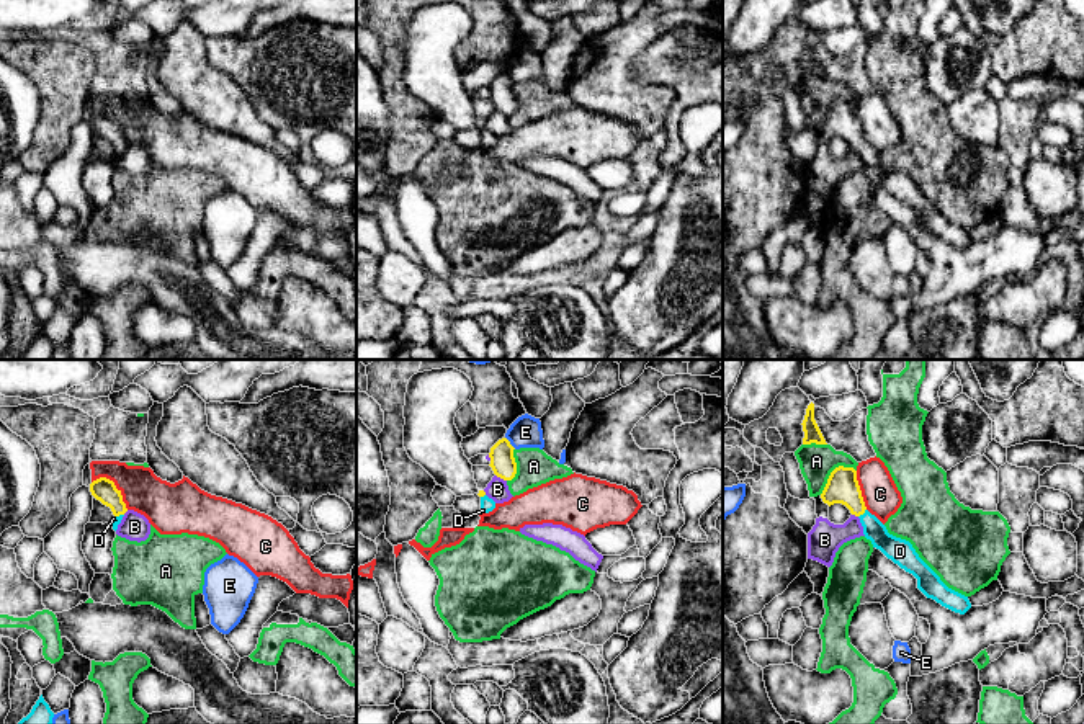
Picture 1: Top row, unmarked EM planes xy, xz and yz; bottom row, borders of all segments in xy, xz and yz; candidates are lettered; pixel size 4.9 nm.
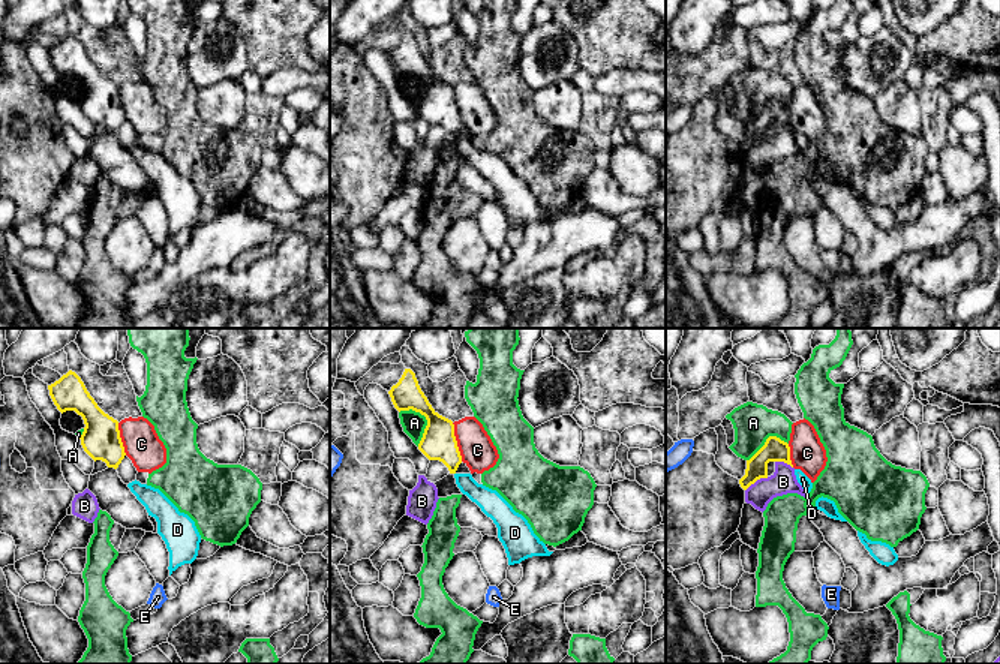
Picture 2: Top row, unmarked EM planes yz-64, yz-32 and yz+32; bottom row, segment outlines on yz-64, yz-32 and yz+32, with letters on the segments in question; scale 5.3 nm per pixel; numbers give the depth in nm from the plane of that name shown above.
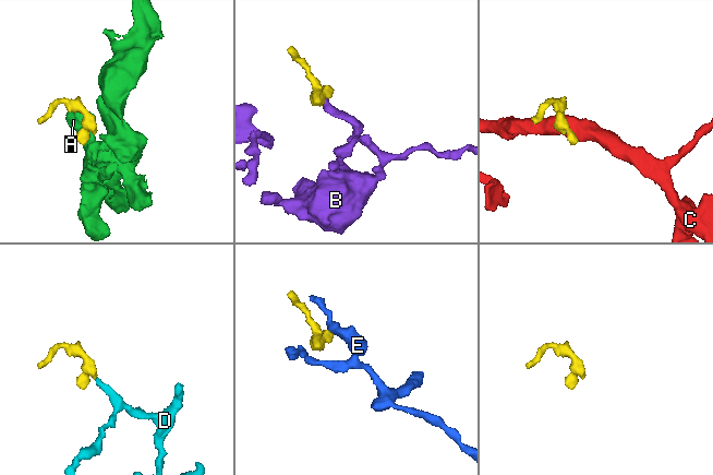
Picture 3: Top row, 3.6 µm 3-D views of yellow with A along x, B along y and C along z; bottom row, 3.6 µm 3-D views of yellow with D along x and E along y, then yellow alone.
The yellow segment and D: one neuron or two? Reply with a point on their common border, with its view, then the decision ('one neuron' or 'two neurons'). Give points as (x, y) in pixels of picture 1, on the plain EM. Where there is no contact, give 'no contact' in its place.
contact yz (862, 147); one neuron

